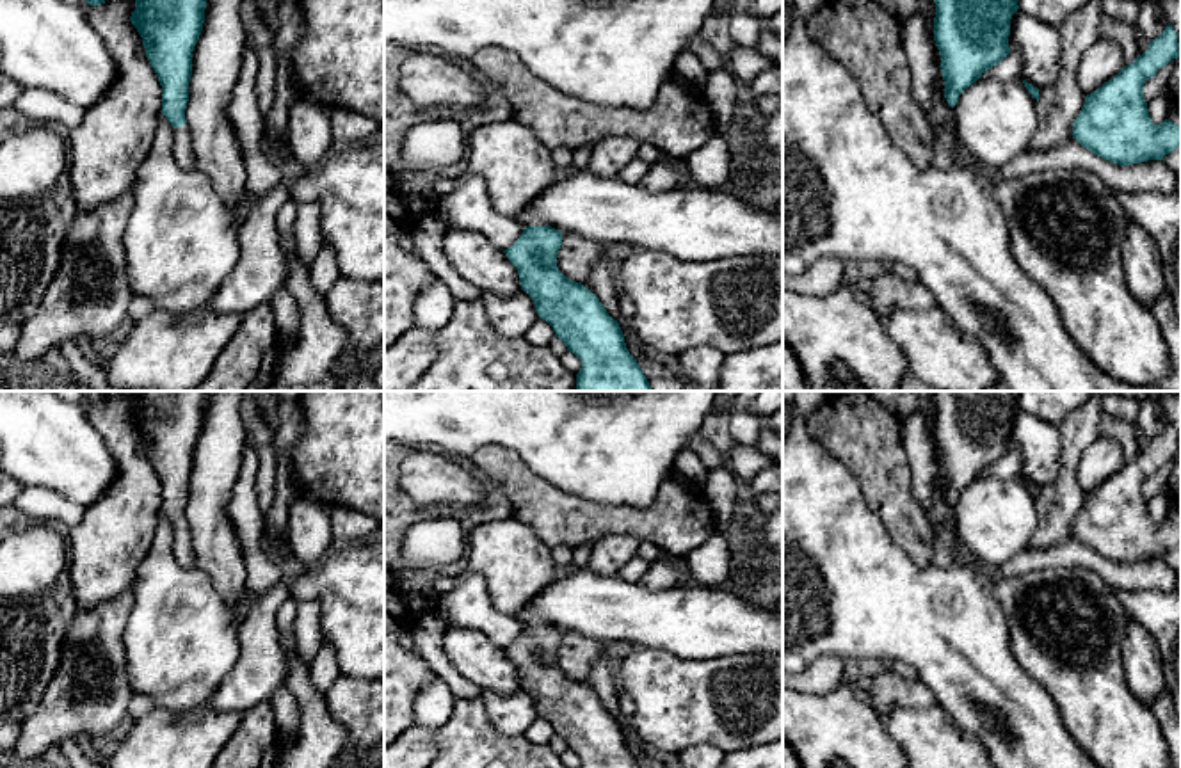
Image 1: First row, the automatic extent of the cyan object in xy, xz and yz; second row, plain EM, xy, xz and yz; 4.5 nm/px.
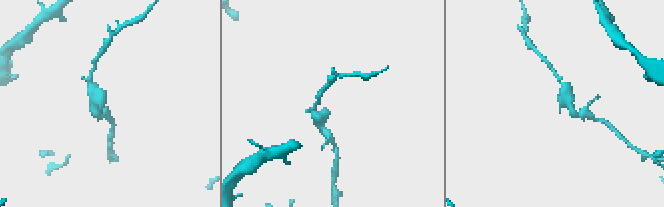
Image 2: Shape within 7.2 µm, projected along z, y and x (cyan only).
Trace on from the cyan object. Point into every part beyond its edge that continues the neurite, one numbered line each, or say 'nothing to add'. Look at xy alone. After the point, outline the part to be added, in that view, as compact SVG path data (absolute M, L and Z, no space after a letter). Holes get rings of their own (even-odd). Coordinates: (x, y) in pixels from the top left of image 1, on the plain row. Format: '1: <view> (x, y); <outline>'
1: xy (182, 543); M187 521L180 526L174 526L173 553L180 565L196 567L192 537Z

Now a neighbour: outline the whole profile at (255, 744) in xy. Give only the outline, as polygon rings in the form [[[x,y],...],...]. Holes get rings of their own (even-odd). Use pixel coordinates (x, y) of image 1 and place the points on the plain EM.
[[[265,700],[242,713],[238,727],[212,768],[277,768],[279,756],[272,702]]]

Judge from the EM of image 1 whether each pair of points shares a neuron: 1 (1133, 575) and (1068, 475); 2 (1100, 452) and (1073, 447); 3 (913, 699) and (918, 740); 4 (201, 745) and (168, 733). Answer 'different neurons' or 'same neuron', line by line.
1: different neurons
2: different neurons
3: different neurons
4: same neuron

